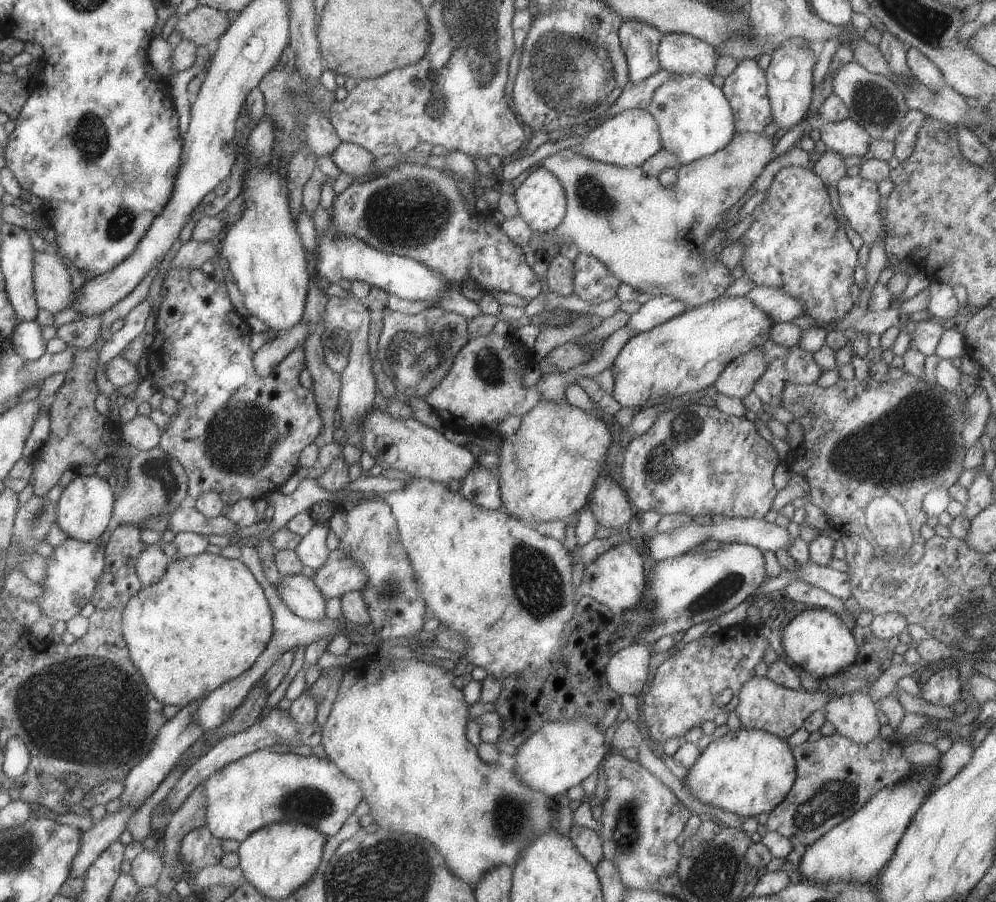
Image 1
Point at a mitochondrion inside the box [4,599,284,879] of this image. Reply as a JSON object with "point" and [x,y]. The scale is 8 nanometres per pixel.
{"point":[53,699]}

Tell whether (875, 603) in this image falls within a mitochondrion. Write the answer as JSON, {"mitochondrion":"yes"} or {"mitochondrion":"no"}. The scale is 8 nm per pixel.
{"mitochondrion":"no"}

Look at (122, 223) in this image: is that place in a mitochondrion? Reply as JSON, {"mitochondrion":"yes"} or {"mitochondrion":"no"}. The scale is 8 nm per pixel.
{"mitochondrion":"yes"}

